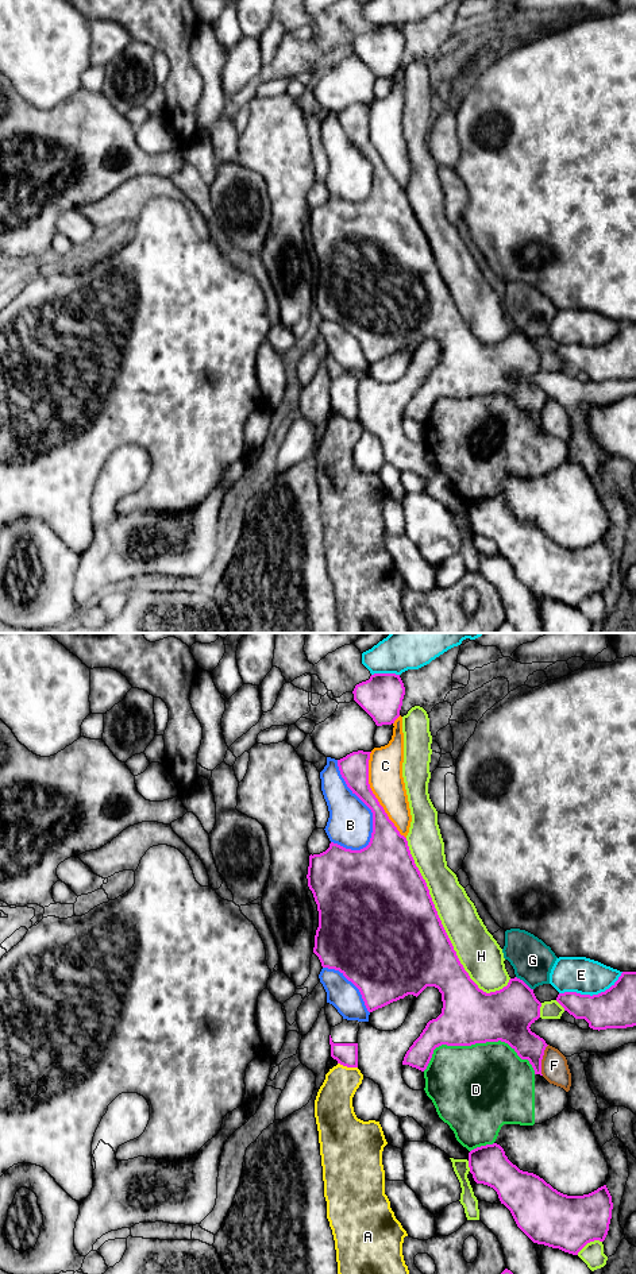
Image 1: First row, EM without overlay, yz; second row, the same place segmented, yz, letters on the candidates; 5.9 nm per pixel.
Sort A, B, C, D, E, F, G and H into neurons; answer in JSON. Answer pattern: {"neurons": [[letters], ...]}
{"neurons": [["A"], ["B"], ["C"], ["D"], ["E"], ["F"], ["G"], ["H"]]}

